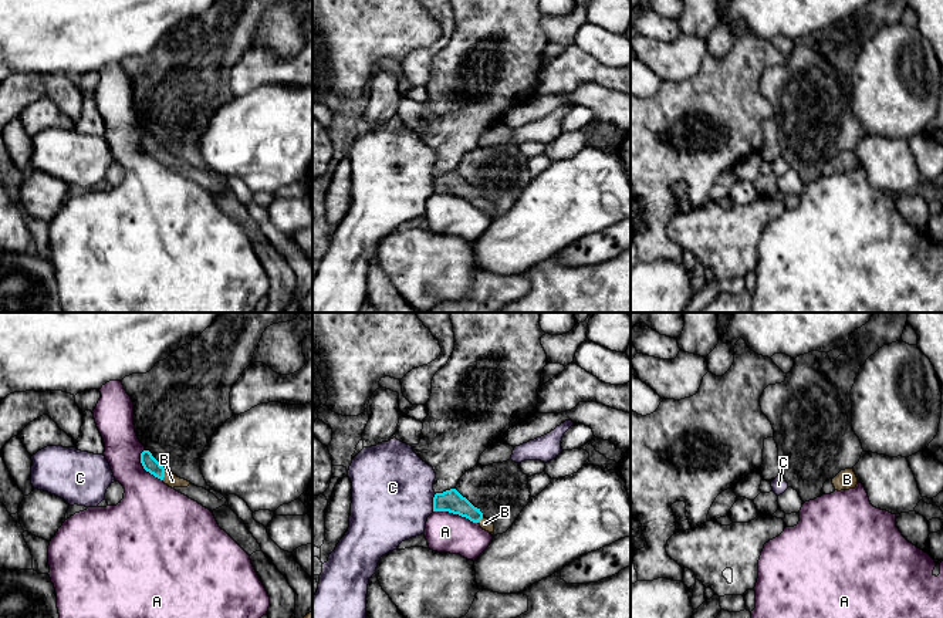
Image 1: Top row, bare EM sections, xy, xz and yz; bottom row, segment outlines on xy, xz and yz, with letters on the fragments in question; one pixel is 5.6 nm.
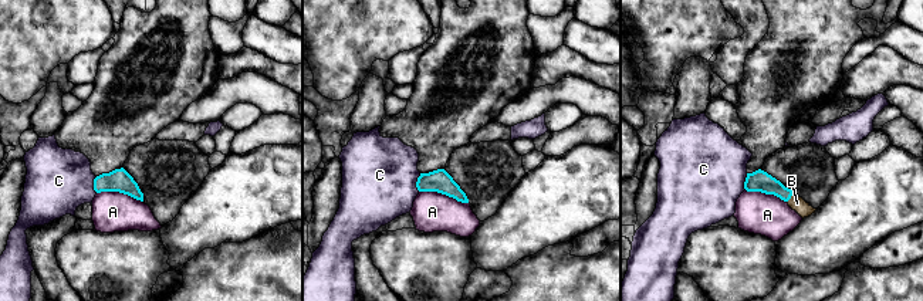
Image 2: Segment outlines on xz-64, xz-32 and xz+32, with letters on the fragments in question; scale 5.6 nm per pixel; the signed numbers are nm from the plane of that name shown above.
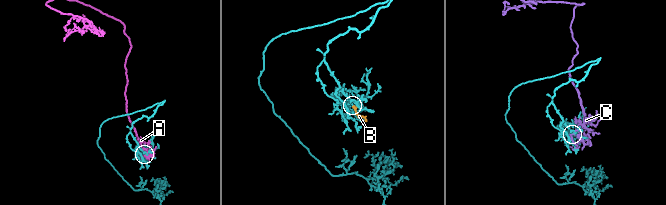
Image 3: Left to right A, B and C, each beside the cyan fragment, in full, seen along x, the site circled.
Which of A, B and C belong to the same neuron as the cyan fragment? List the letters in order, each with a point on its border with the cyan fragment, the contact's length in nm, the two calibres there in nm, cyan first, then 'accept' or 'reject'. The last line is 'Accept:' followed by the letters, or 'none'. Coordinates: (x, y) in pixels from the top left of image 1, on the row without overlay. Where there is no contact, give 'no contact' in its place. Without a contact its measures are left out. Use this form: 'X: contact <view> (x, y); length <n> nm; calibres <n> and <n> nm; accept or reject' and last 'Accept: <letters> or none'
A: contact xz (456, 195); length 260 nm; calibres 130 and 220 nm; reject
B: contact xy (164, 155); length 70 nm; calibres 90 and 80 nm; accept
C: contact xz (433, 183); length 110 nm; calibres 130 and 460 nm; reject
Accept: B

